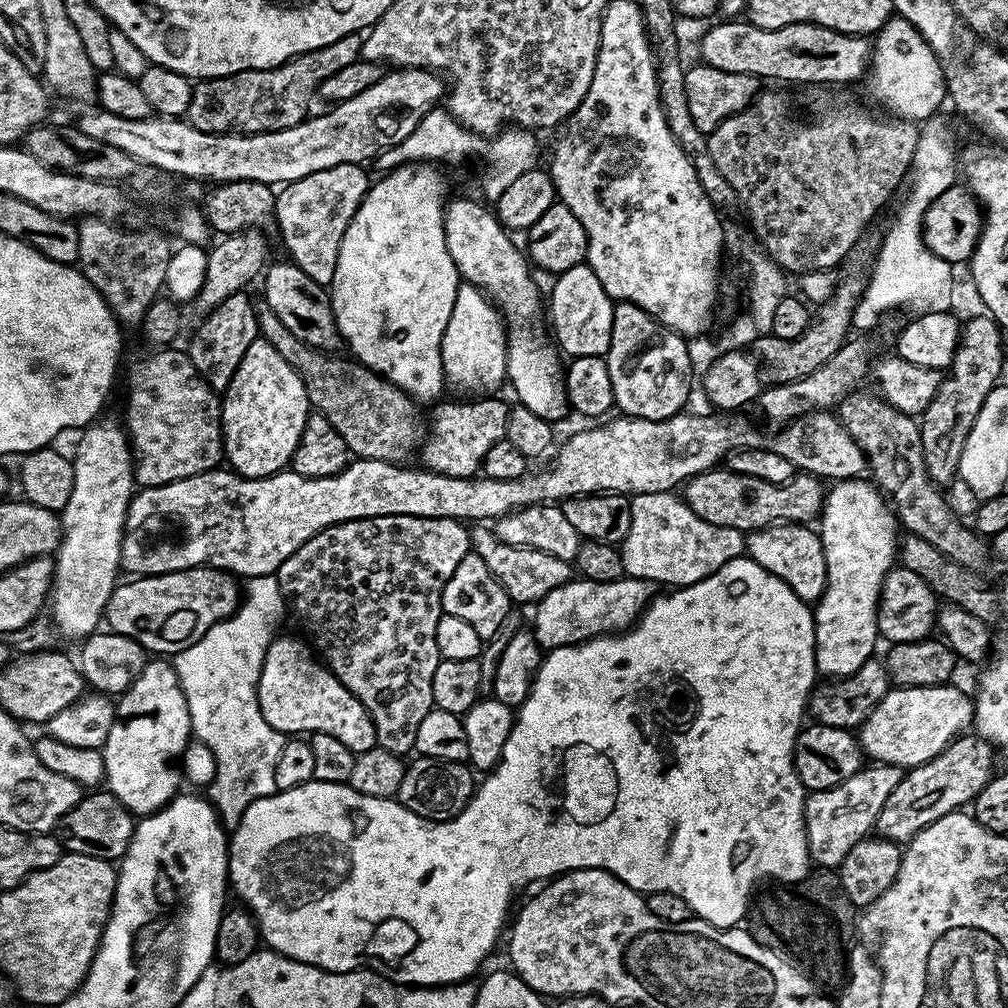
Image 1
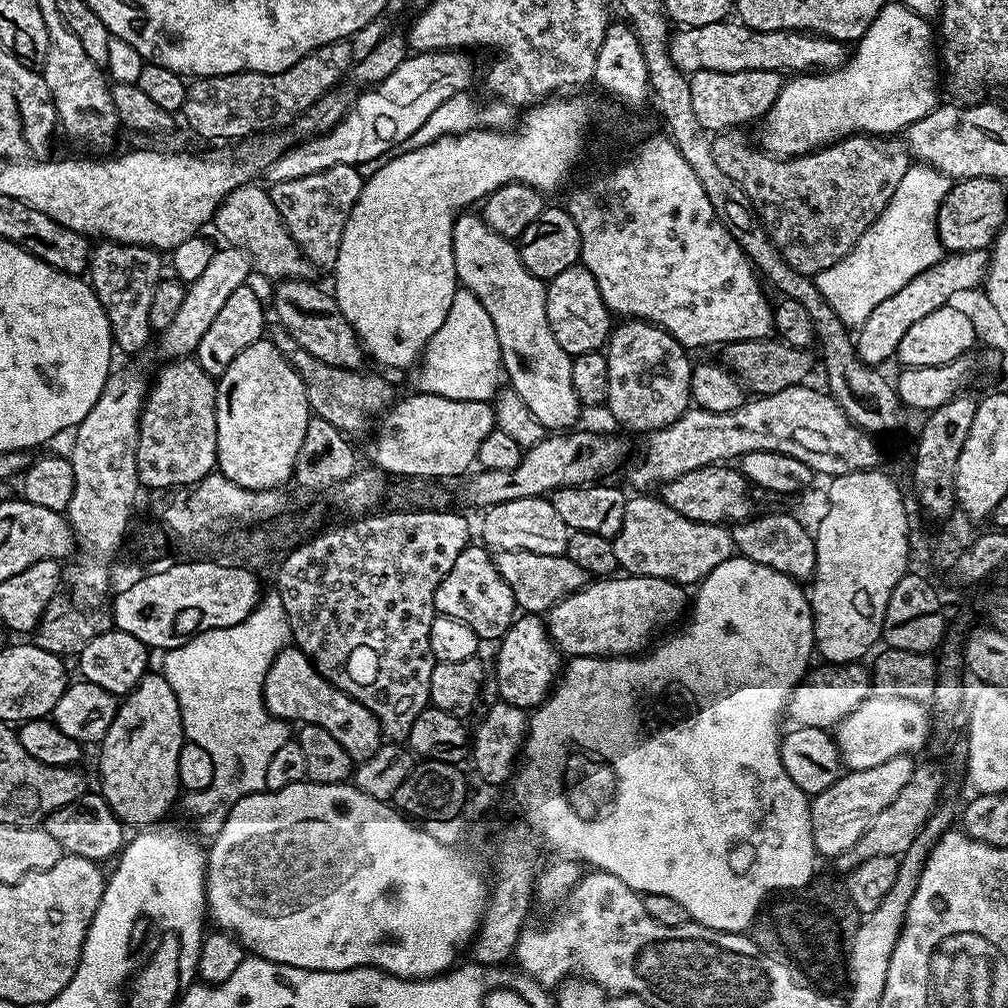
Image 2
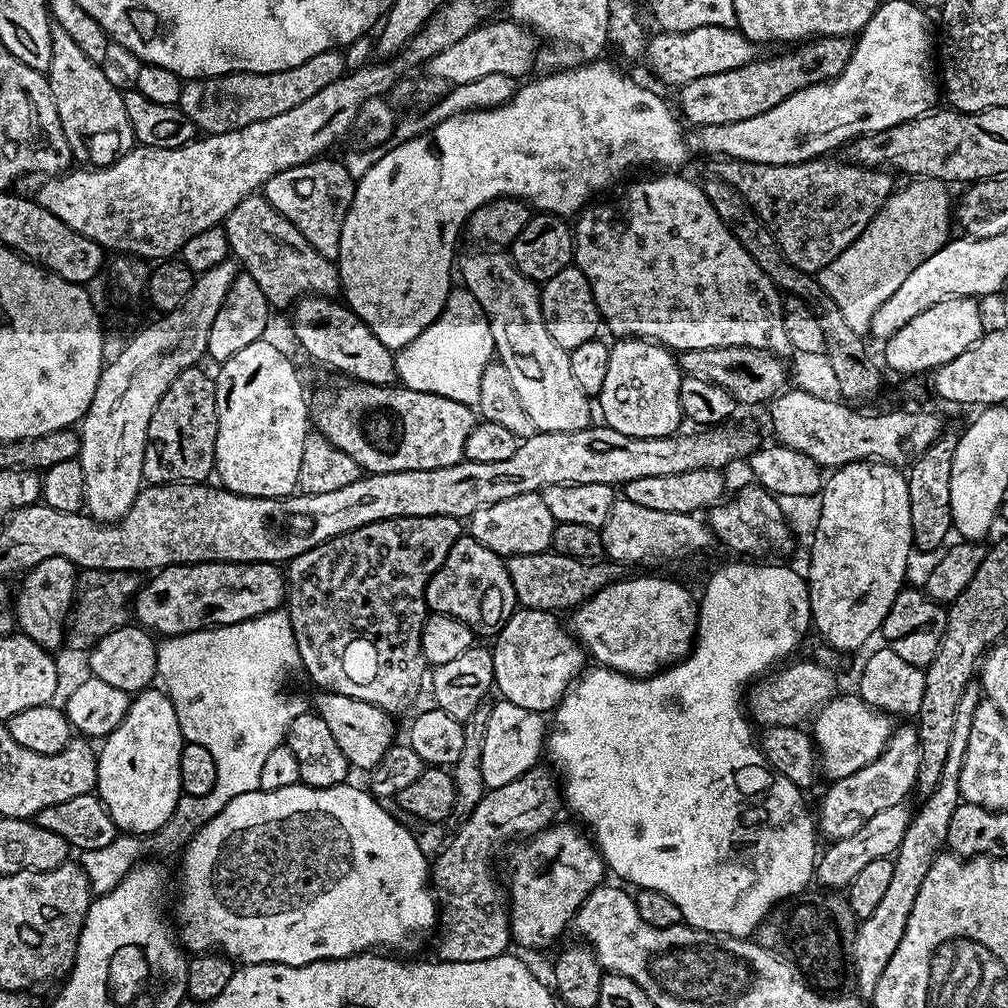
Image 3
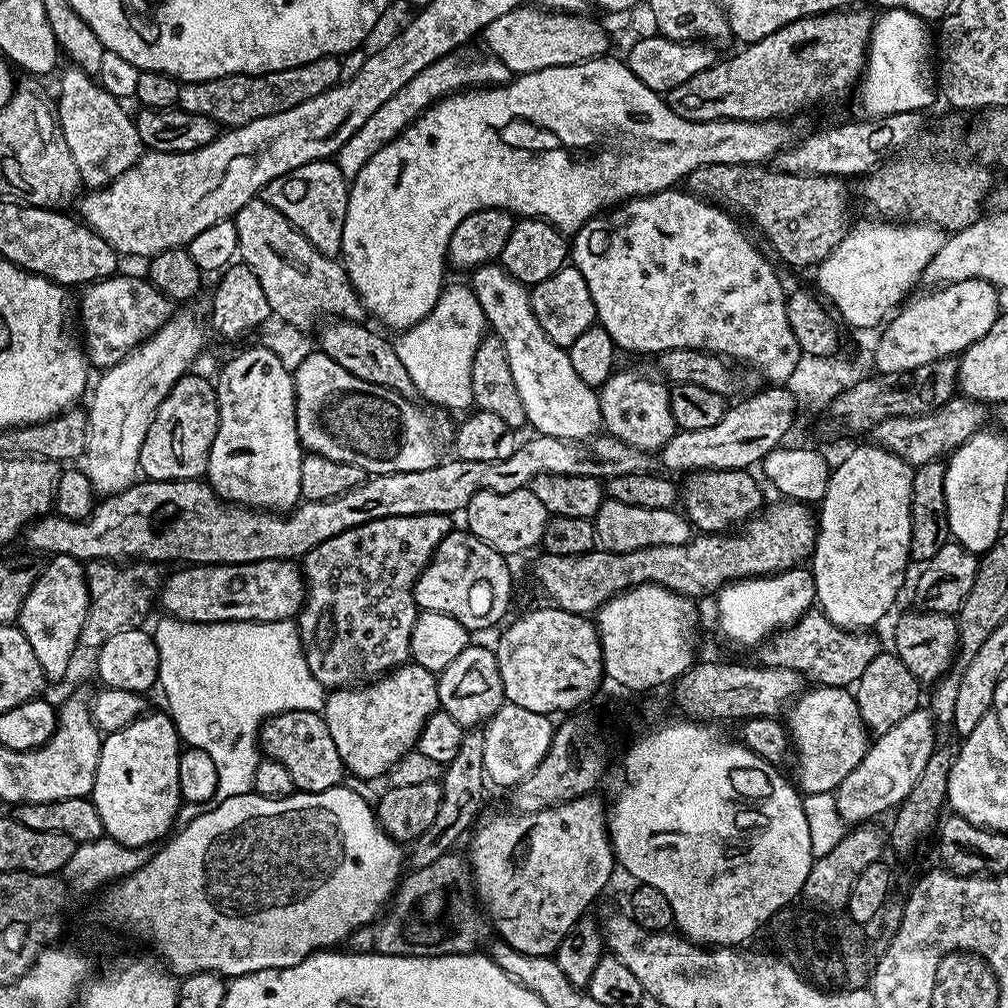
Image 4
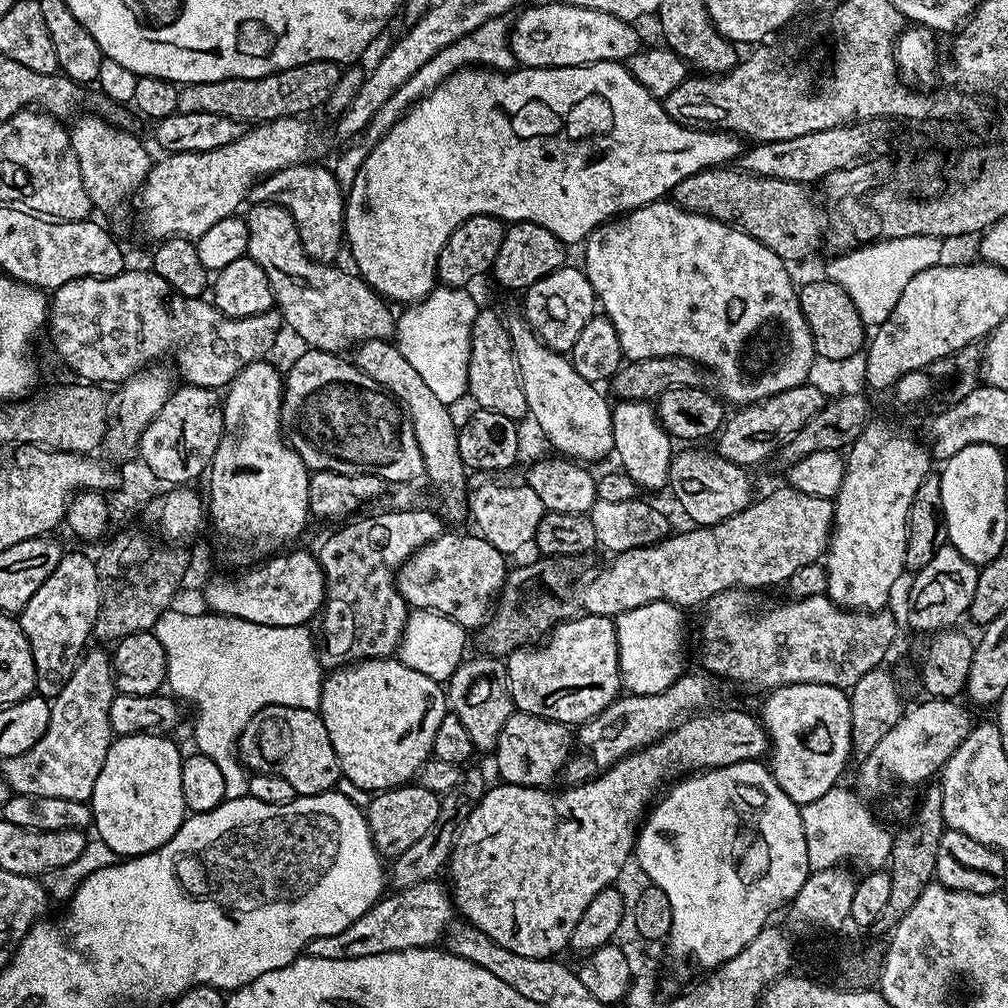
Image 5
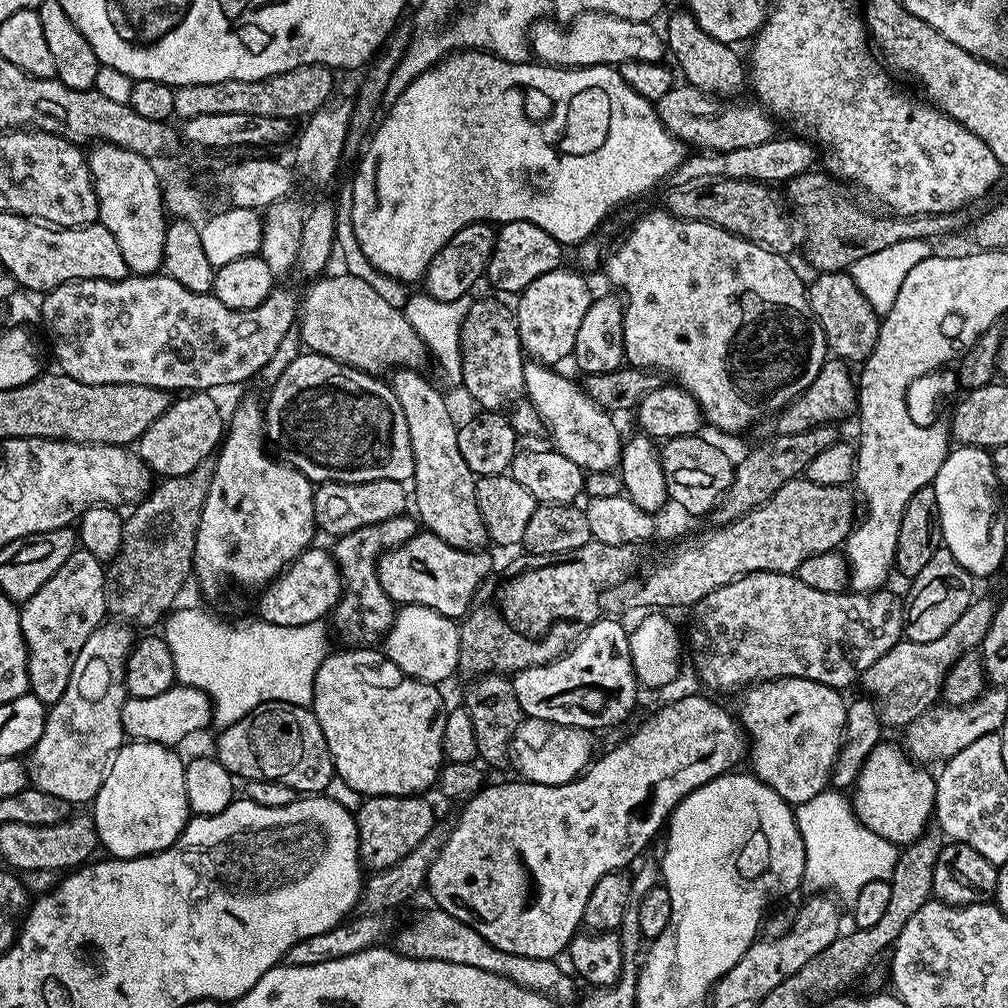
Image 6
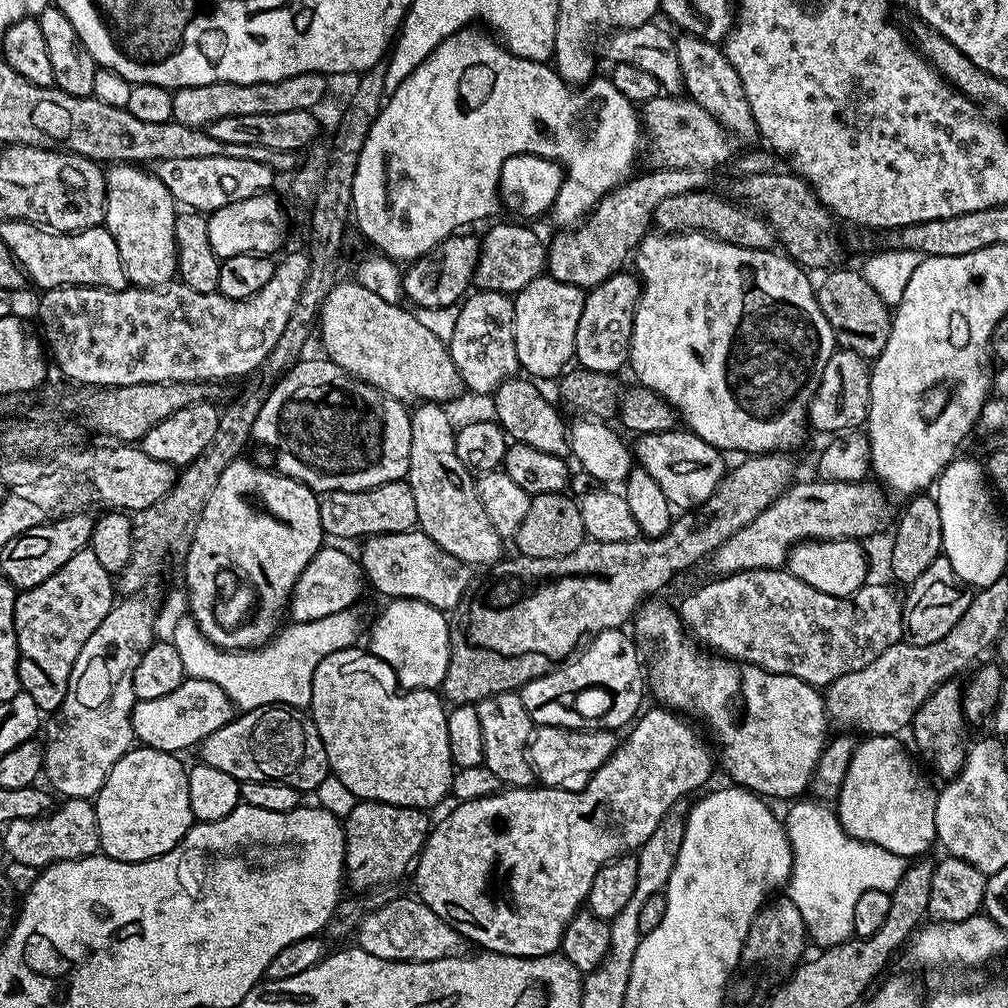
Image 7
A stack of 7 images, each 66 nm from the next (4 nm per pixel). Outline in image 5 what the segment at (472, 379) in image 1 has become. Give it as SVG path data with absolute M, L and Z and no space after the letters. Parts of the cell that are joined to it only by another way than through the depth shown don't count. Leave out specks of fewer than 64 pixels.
M436 286L423 300L403 309L396 324L394 343L414 366L431 393L447 406L465 399L468 390L468 352L472 348L472 327L478 315L476 300L467 287Z

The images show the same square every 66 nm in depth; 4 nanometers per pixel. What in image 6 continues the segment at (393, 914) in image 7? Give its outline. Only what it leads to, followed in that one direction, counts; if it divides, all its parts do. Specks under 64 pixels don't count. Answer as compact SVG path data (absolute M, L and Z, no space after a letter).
M435 906L429 909L421 920L414 921L409 928L404 928L397 934L396 945L394 945L397 956L403 956L405 960L437 960L454 962L458 966L474 966L474 970L486 970L492 974L505 976L506 979L513 980L519 988L540 992L560 1006L577 999L577 981L567 971L564 973L556 960L539 960L518 954L506 954L506 950L498 950L490 946L490 942L486 942L486 938L482 938L478 930L466 926L466 922L458 922L458 918L446 914Z

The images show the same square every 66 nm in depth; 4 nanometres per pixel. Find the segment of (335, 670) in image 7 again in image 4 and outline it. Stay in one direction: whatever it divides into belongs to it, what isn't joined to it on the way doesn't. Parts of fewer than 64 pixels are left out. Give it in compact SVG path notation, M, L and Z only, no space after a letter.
M409 662L375 682L338 688L327 697L322 715L326 726L330 726L345 769L353 777L375 781L375 776L383 777L392 765L419 745L422 726L440 708L437 679L437 673Z

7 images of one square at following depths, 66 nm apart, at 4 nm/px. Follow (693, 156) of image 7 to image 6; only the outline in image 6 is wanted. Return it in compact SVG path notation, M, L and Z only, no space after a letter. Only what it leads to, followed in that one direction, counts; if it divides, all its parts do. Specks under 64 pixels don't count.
M680 82L673 86L668 93L663 94L660 100L655 102L656 106L656 113L660 115L661 122L664 123L664 129L667 130L670 135L676 140L679 140L681 144L685 146L691 146L693 144L693 149L696 150L707 150L709 153L720 153L720 152L728 152L732 150L739 150L743 147L750 147L750 146L758 146L759 143L766 143L768 140L773 139L774 132L772 132L772 123L774 123L773 117L769 115L767 111L759 103L751 102L752 104L732 104L736 102L728 102L728 104L723 108L721 101L717 99L715 96L708 95L707 92L703 92L702 90L698 90L697 88L692 87L691 84L687 82Z

